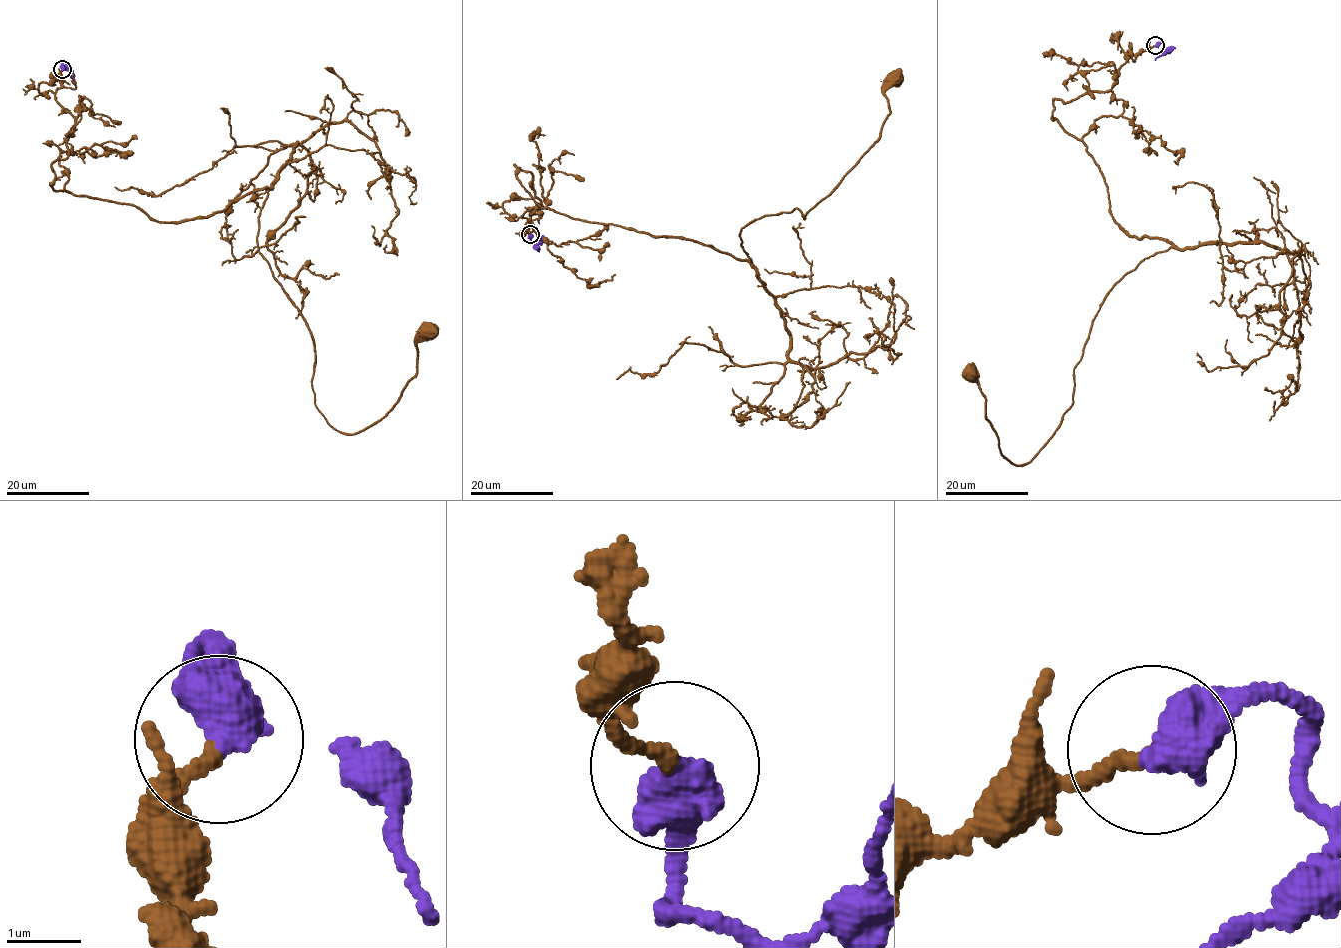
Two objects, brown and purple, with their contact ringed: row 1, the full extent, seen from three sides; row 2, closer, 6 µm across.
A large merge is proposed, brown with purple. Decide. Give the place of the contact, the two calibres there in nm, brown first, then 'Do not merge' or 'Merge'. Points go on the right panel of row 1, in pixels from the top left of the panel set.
Place: (1155, 45). Thickness 180 nm (brown) against 600 nm. Merge

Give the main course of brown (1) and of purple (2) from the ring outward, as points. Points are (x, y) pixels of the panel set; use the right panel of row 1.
1: (1155, 45), (1053, 116), (1125, 233), (1172, 245), (1115, 284), (1030, 461), (1000, 452), (971, 370)
2: (1155, 45), (1162, 42), (1165, 50), (1155, 60)

